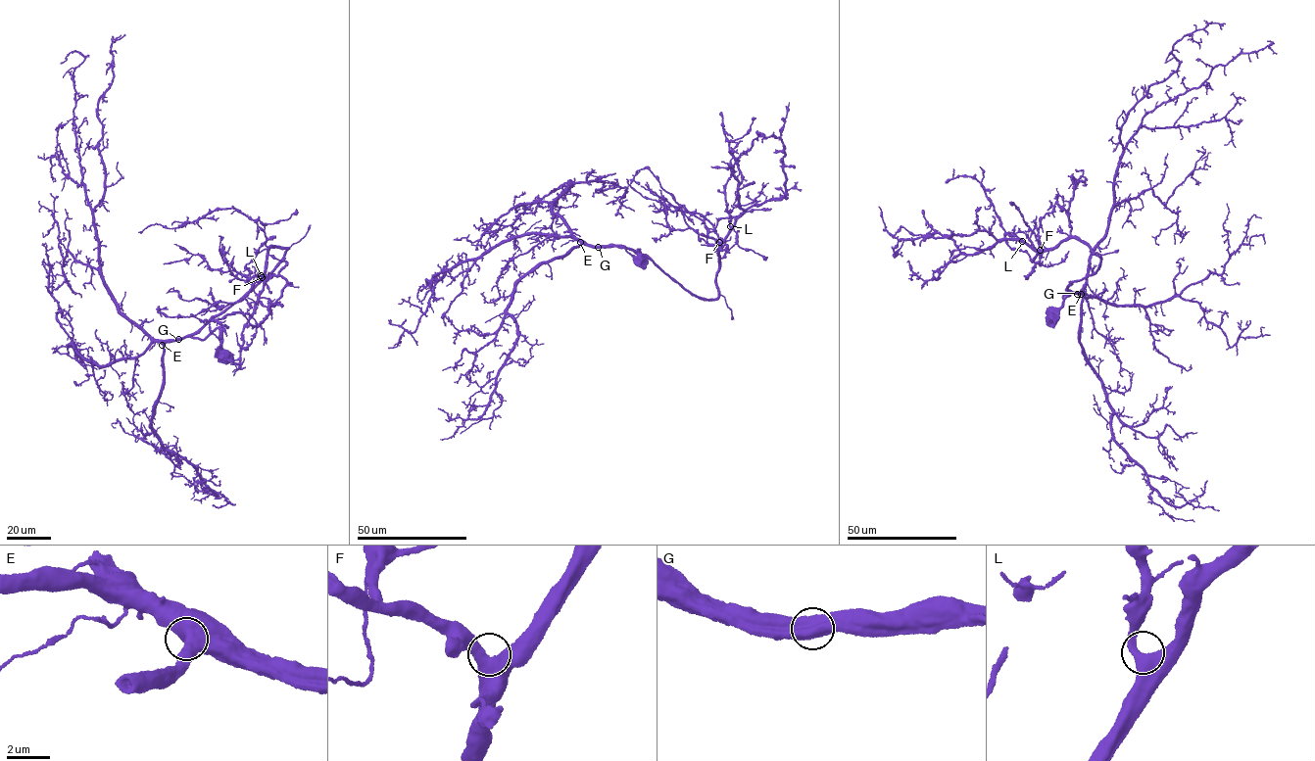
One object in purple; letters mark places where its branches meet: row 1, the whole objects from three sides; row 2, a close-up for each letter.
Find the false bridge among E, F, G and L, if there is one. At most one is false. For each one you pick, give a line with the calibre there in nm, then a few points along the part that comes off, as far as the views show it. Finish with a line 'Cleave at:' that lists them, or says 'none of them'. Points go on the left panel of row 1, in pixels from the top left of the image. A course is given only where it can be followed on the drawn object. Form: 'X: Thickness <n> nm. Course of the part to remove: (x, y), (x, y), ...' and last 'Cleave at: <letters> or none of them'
Cleave at: none of them

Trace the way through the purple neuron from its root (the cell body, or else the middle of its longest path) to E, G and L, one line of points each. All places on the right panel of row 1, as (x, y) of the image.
E: (1053, 317), (1063, 299), (1070, 295), (1062, 296), (1070, 291), (1081, 294)
G: (1053, 317), (1063, 299), (1070, 295), (1062, 296), (1070, 291), (1077, 294)
L: (1053, 317), (1070, 295), (1062, 296), (1069, 282), (1091, 276), (1100, 258), (1071, 237), (1037, 251), (1022, 241)

